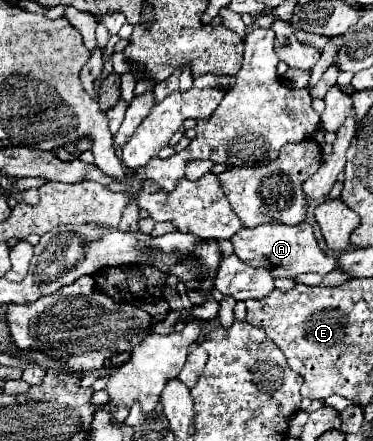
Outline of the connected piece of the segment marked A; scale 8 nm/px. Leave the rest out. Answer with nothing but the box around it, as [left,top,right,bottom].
[231,222,337,278]

